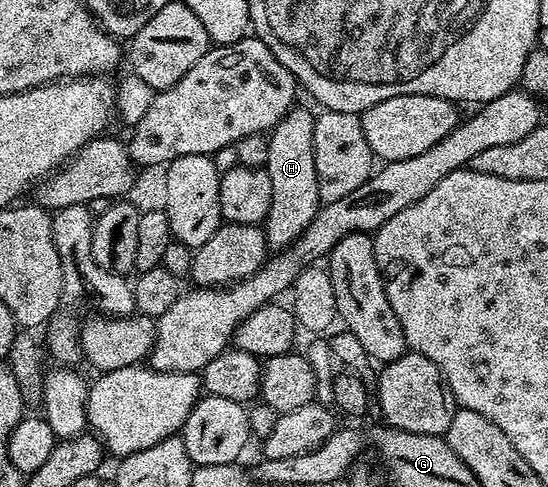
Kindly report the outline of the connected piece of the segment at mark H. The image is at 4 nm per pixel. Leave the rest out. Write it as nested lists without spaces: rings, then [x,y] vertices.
[[[289,109],[268,133],[268,159],[264,166],[272,183],[272,207],[264,222],[266,244],[271,250],[281,251],[291,245],[312,223],[320,208],[316,158],[313,154],[313,125],[315,114],[306,109]]]

